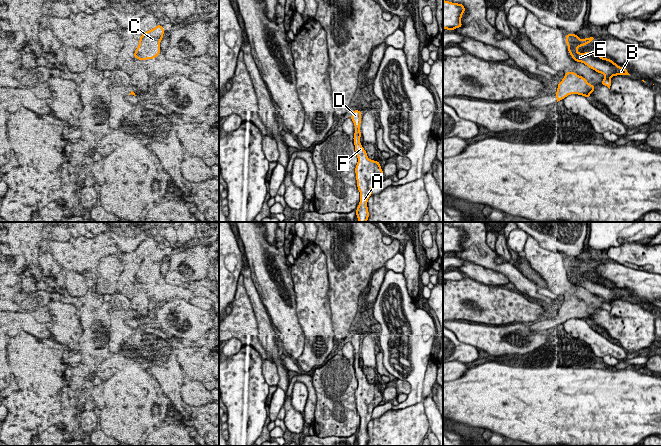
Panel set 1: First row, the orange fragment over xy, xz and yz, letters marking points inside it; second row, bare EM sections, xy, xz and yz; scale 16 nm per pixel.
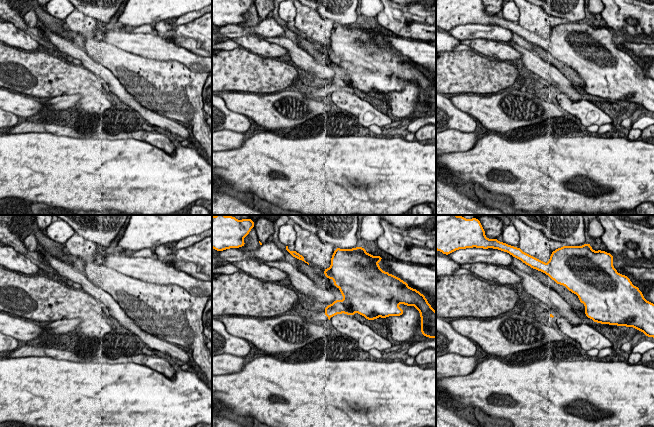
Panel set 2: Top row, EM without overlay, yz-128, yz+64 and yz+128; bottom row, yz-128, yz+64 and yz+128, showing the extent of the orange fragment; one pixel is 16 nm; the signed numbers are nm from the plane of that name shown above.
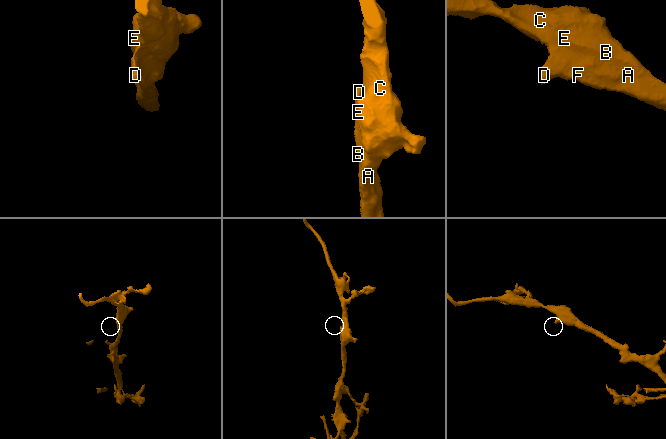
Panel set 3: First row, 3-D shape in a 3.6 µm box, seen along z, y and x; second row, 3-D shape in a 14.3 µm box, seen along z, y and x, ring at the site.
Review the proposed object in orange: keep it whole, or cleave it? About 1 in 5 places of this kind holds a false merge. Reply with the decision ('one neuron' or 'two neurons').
one neuron

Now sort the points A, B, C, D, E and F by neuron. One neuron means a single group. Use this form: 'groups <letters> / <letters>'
groups A B C D E F

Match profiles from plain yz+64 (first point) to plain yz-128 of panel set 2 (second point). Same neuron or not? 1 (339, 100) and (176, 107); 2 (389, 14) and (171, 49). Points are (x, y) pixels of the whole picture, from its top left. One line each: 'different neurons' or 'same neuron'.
1: different neurons
2: different neurons

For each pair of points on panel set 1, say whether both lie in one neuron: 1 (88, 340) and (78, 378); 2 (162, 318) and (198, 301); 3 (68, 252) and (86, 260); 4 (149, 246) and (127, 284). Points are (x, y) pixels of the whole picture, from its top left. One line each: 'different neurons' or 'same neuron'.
1: same neuron
2: different neurons
3: same neuron
4: same neuron

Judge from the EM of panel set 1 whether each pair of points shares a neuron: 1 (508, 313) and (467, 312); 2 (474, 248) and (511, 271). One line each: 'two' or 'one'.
1: one
2: one

